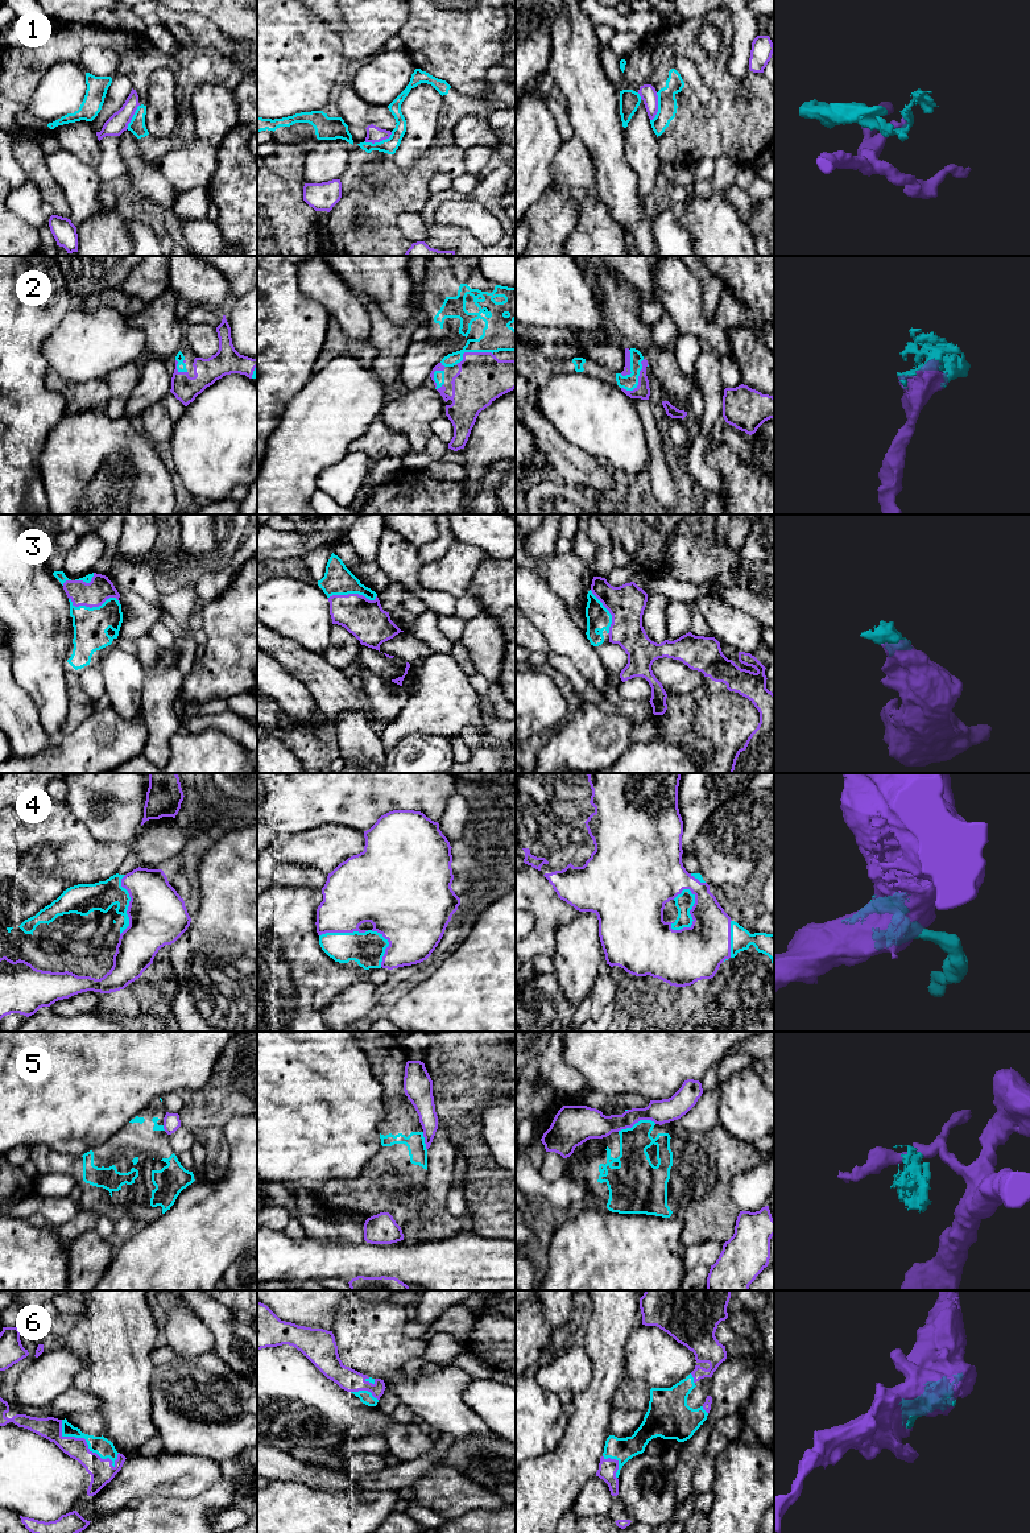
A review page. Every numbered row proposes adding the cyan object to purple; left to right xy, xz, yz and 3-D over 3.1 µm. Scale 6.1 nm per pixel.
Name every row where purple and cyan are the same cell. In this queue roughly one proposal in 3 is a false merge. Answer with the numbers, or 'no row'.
2, 3, 4, 6

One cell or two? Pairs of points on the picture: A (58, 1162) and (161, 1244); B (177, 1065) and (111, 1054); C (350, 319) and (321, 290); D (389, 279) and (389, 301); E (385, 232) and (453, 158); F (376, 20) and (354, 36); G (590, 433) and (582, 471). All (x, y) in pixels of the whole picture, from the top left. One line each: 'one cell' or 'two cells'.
A: two cells
B: one cell
C: one cell
D: one cell
E: one cell
F: one cell
G: two cells

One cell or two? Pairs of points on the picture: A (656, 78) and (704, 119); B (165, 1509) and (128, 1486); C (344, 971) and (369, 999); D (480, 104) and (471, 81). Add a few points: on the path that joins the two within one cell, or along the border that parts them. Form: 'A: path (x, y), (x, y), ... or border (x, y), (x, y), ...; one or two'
A: path (666, 95), (666, 110), (677, 120), (687, 120); one
B: border (178, 1498), (145, 1496), (137, 1500); two
C: border (364, 978), (347, 986), (331, 1003); two
D: border (451, 87), (466, 95), (489, 95); two

